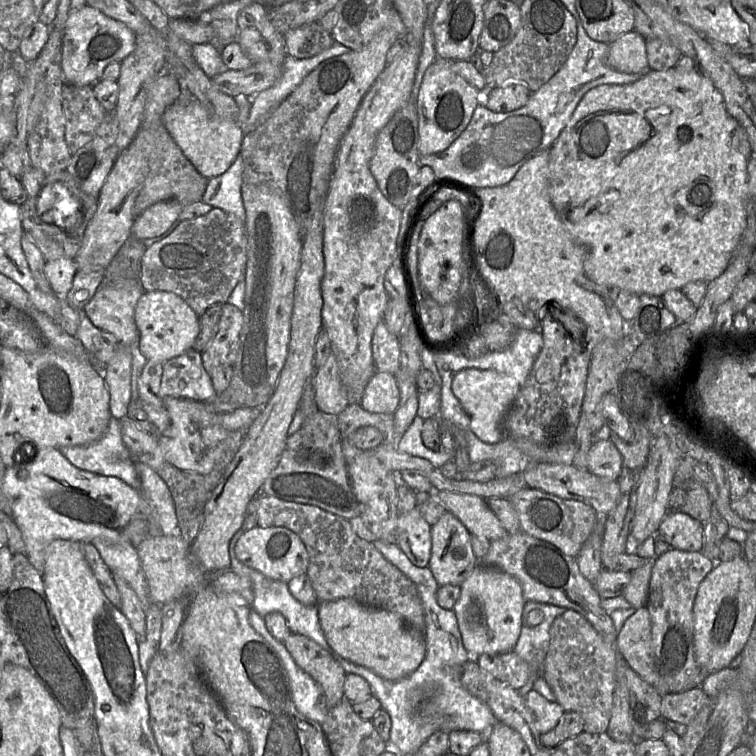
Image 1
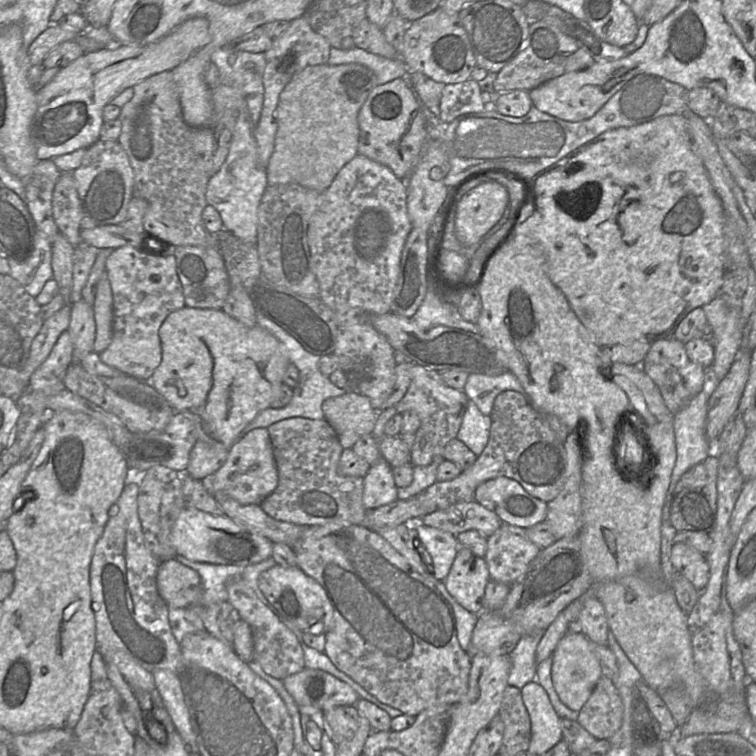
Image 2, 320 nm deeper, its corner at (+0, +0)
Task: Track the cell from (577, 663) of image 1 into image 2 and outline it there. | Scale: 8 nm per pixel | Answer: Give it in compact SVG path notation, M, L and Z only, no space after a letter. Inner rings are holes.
M603 675L578 711L577 722L597 740L608 740L622 724L623 700L612 680Z

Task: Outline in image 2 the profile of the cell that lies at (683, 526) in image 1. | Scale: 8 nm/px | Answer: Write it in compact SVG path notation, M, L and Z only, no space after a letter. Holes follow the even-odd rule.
M674 543L670 552L674 569L686 577L698 591L709 580L709 565L706 556L684 543Z

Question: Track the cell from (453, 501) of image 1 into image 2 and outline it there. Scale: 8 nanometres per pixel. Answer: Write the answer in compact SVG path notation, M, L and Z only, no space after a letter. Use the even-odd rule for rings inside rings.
M411 525L413 544L417 538L426 548L432 559L432 575L444 583L459 549L455 536L428 525Z

